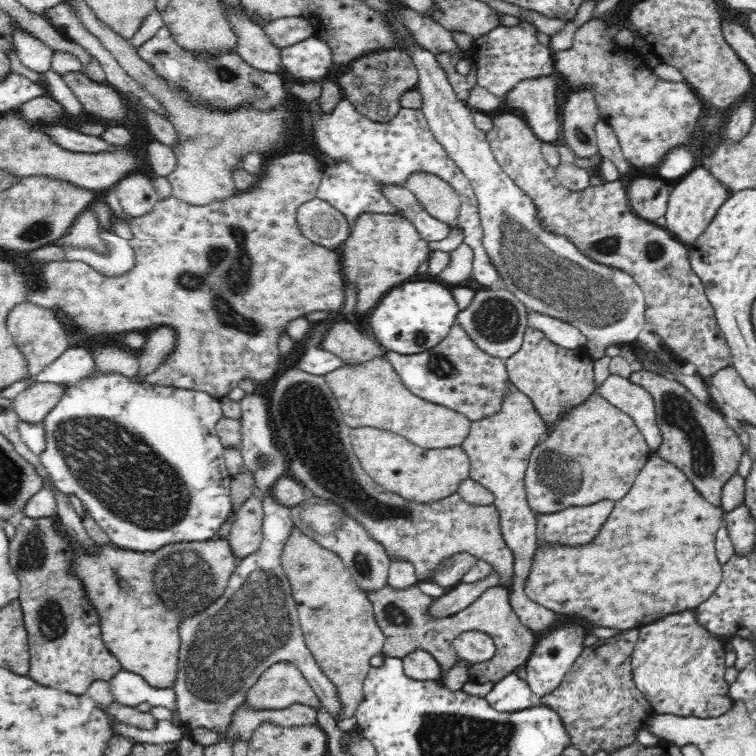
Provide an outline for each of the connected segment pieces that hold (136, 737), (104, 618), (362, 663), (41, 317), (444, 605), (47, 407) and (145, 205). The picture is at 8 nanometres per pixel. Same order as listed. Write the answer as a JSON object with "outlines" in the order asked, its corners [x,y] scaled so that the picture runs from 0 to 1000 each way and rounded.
{"outlines":[[[[212,952],[204,966],[180,966],[167,958],[148,960],[148,963],[151,963],[151,974],[167,974],[167,976],[175,976],[180,984],[204,984],[204,987],[238,981],[241,976],[254,974],[249,960],[228,958],[228,952]]],[[[77,677],[71,683],[63,683],[71,690],[71,701],[93,720],[95,725],[95,743],[90,749],[90,757],[101,762],[111,775],[111,788],[124,802],[130,817],[132,817],[132,839],[135,849],[146,868],[156,873],[161,886],[183,892],[198,910],[204,913],[230,913],[235,889],[238,889],[238,823],[243,817],[259,815],[267,807],[272,807],[283,794],[288,794],[296,780],[302,778],[302,770],[315,749],[315,735],[307,728],[302,712],[278,712],[272,717],[222,717],[222,722],[214,722],[212,728],[161,728],[153,720],[127,720],[124,728],[114,728],[95,712],[95,706],[87,701],[82,685]]],[[[394,696],[386,698],[386,712],[376,722],[373,751],[386,772],[389,796],[402,836],[402,849],[423,889],[444,913],[450,942],[442,955],[450,958],[471,947],[471,937],[481,926],[484,897],[492,886],[489,873],[508,865],[508,836],[497,823],[495,799],[468,767],[458,746],[434,725],[426,725]]],[[[32,399],[26,405],[21,405],[13,418],[11,418],[11,439],[19,444],[19,452],[21,458],[26,460],[26,466],[32,468],[32,476],[34,476],[34,497],[29,505],[37,505],[42,508],[45,500],[58,492],[58,487],[63,481],[69,481],[90,458],[87,452],[87,442],[93,437],[93,431],[85,426],[85,421],[71,413],[71,410],[63,410],[58,407],[56,402],[45,402],[45,399]]],[[[651,751],[651,757],[640,765],[635,765],[632,770],[624,770],[624,772],[608,770],[608,772],[603,772],[593,786],[577,791],[566,810],[574,817],[603,812],[606,807],[616,807],[616,802],[622,802],[635,786],[640,786],[640,780],[661,778],[661,775],[664,775],[664,759],[656,751]]],[[[50,505],[42,508],[40,513],[29,516],[19,526],[19,540],[26,550],[26,558],[58,558],[61,550],[74,540],[79,526],[90,511],[77,508],[77,505]]],[[[188,230],[159,238],[159,243],[148,251],[169,288],[188,288],[204,278],[206,267],[212,267],[206,251],[201,249],[201,238]]]]}

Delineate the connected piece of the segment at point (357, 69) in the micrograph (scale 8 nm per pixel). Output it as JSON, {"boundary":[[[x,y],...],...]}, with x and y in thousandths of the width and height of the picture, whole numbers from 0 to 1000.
{"boundary":[[[537,66],[492,69],[492,71],[471,77],[463,87],[466,87],[463,95],[450,103],[450,119],[455,124],[455,132],[466,135],[466,140],[471,140],[476,146],[476,151],[487,153],[495,161],[519,159],[524,153],[524,148],[532,143],[526,138],[526,130],[534,122],[548,119],[556,106],[553,90]]]}

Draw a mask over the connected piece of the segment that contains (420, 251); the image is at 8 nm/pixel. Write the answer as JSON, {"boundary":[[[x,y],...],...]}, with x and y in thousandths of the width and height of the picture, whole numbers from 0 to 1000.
{"boundary":[[[479,283],[476,291],[466,299],[466,310],[463,315],[450,325],[450,333],[455,336],[452,341],[452,360],[460,373],[474,373],[476,376],[476,402],[471,407],[471,418],[474,421],[487,421],[492,415],[492,410],[497,410],[497,399],[503,399],[519,381],[521,376],[532,376],[534,370],[540,373],[540,368],[548,362],[548,357],[556,349],[563,349],[563,341],[569,336],[566,331],[563,315],[558,315],[558,310],[548,302],[548,296],[529,286],[529,283]]]}

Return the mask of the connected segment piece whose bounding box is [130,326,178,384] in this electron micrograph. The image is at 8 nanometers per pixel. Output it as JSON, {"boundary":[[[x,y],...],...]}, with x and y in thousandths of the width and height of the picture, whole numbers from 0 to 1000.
{"boundary":[[[209,434],[204,437],[196,447],[190,460],[185,463],[185,487],[183,495],[177,500],[172,500],[175,505],[190,508],[196,495],[204,495],[206,487],[212,487],[217,481],[217,476],[225,471],[225,466],[233,463],[233,452],[235,452],[235,442],[228,434]]]}

